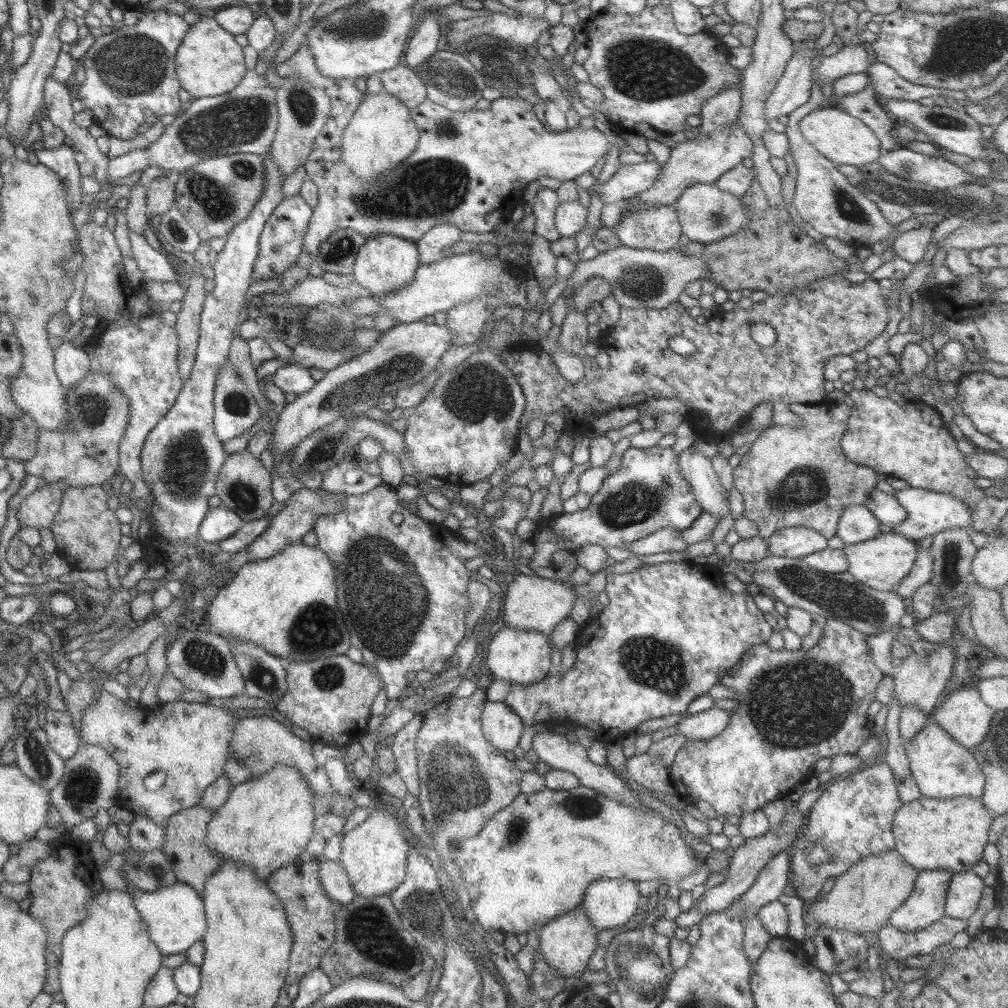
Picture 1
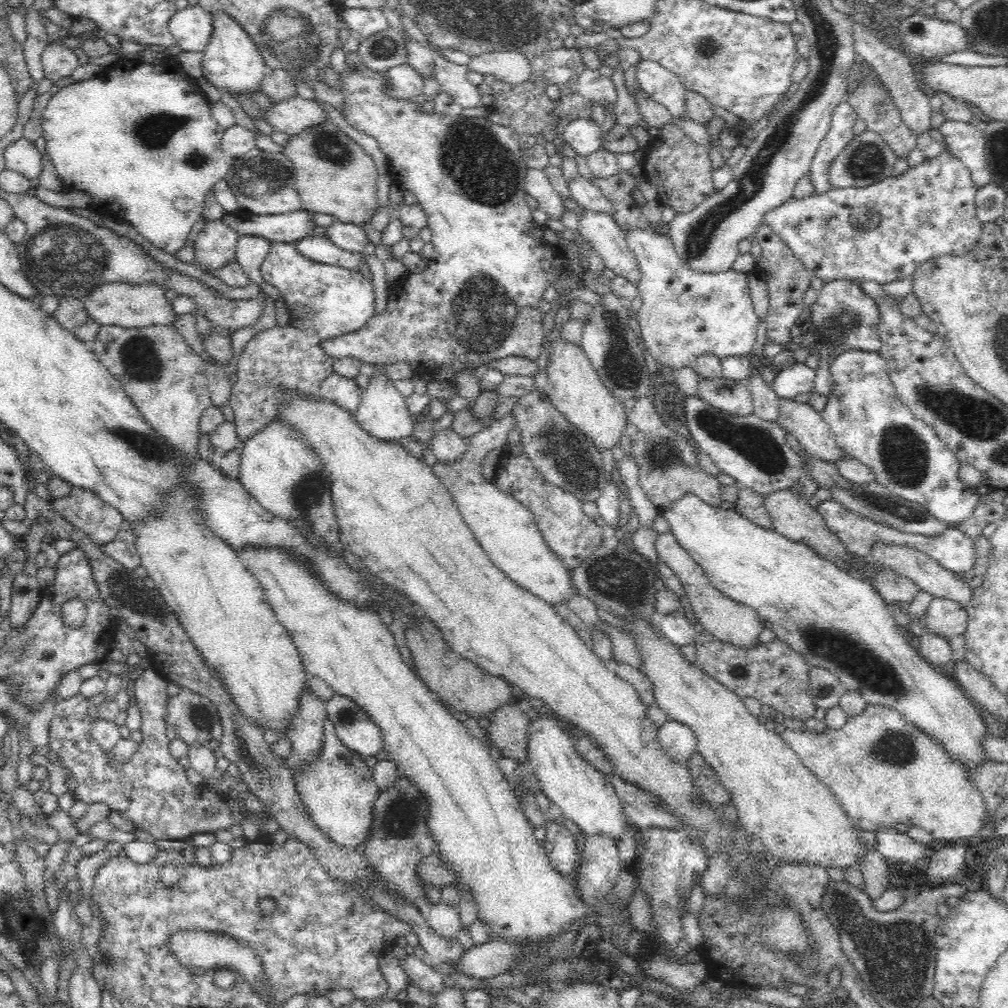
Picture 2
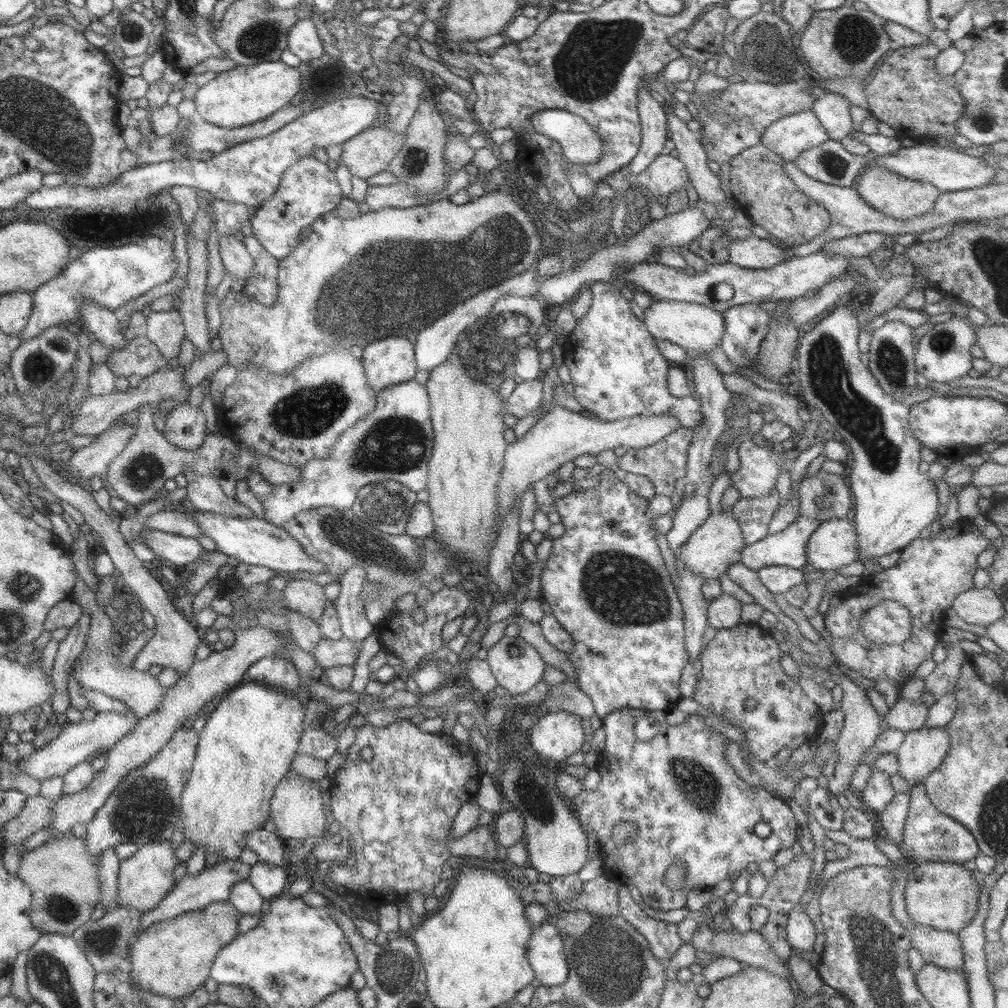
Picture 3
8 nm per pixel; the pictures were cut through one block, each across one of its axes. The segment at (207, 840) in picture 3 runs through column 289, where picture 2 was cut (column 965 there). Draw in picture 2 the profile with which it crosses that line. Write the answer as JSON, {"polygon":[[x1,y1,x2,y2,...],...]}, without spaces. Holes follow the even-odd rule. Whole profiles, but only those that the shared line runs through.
{"polygon":[[686,494,678,500,672,500,668,504,664,504,664,508,657,508,660,514,670,527,669,532,674,536,677,543,681,546,682,550,686,551,690,559,698,567,702,568,704,575,709,579,709,583,720,592,724,593,727,597,732,597,734,601,738,601,755,610,758,619,762,622,764,629,768,629,774,633,775,639,784,642,790,649,802,655,802,658,811,666,811,668,823,668,831,672,838,680,845,686,847,692,856,692,863,695,866,702,872,706,886,706,888,708,896,709,906,720,918,725,924,729,926,733,940,739,940,743,954,755,954,759,958,759,962,766,967,770,970,767,977,765,977,762,984,761,983,752,981,751,981,740,986,736,988,723,982,720,979,713,979,706,975,705,963,692,958,688,954,682,937,670,937,667,926,662,919,653,909,646,909,643,904,639,903,633,900,632,899,626,894,621,894,617,890,613,890,609,885,600,878,594,878,591,868,582,860,577,855,576,843,568,838,567,834,562,819,556,814,550,811,550,806,544,795,542,794,539,787,538,773,529,764,529,754,524,739,514,735,509,720,509,718,507,703,502,698,496,694,494]]}

